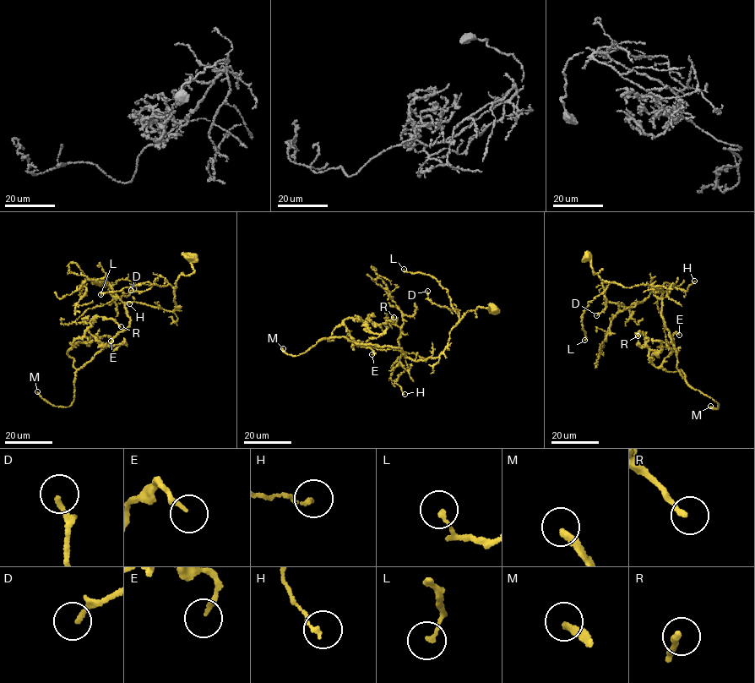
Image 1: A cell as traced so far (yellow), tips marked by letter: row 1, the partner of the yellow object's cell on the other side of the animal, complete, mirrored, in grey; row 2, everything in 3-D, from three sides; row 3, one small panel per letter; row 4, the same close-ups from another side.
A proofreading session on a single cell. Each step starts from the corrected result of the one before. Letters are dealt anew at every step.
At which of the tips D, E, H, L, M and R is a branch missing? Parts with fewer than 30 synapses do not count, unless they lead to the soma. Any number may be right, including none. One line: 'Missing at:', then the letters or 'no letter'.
Missing at: D, M

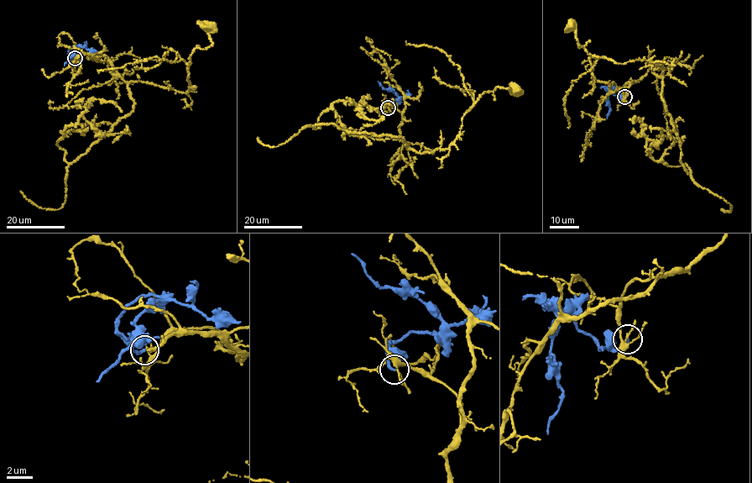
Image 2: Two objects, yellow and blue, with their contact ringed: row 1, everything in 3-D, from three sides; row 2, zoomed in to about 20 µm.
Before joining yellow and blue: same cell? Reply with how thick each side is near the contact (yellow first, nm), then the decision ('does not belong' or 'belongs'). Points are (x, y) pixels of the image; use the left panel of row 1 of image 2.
110/240 nm | does not belong

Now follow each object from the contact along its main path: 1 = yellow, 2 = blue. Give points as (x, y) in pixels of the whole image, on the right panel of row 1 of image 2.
1: (624, 96), (624, 84), (650, 67), (660, 76), (661, 65), (616, 63), (588, 54), (578, 47), (571, 24)
2: (625, 97), (618, 98), (610, 90), (607, 118)

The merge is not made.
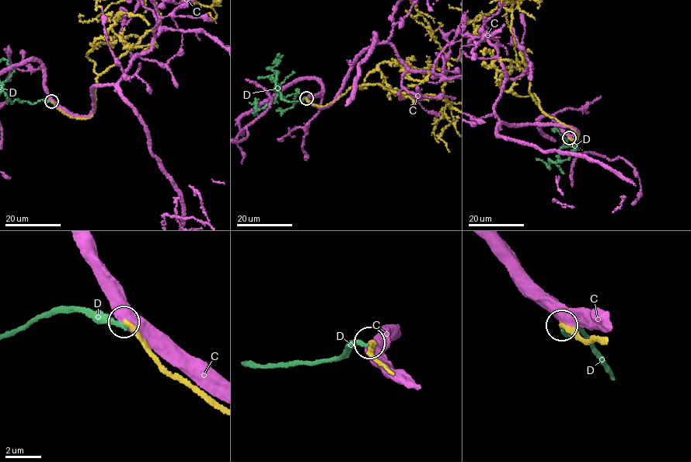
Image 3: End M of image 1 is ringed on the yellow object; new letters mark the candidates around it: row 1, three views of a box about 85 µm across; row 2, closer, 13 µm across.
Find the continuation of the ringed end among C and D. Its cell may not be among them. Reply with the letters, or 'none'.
none

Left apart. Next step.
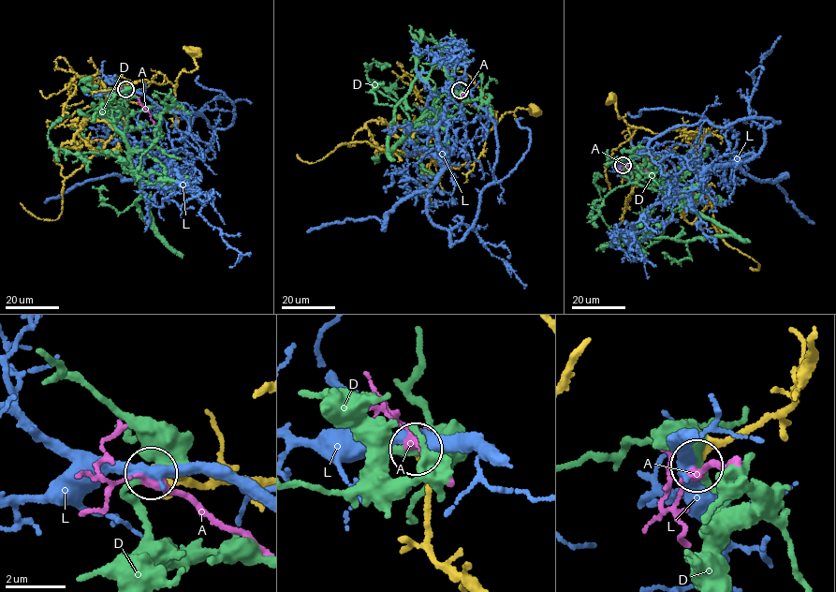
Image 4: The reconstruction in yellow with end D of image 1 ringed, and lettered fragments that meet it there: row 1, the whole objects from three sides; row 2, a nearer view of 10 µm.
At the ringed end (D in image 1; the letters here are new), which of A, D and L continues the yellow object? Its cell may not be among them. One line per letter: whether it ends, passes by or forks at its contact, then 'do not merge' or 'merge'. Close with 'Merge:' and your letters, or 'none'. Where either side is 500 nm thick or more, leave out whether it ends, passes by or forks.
A: it passes by | merge
D: do not merge
L: it passes by | do not merge
Merge: A

